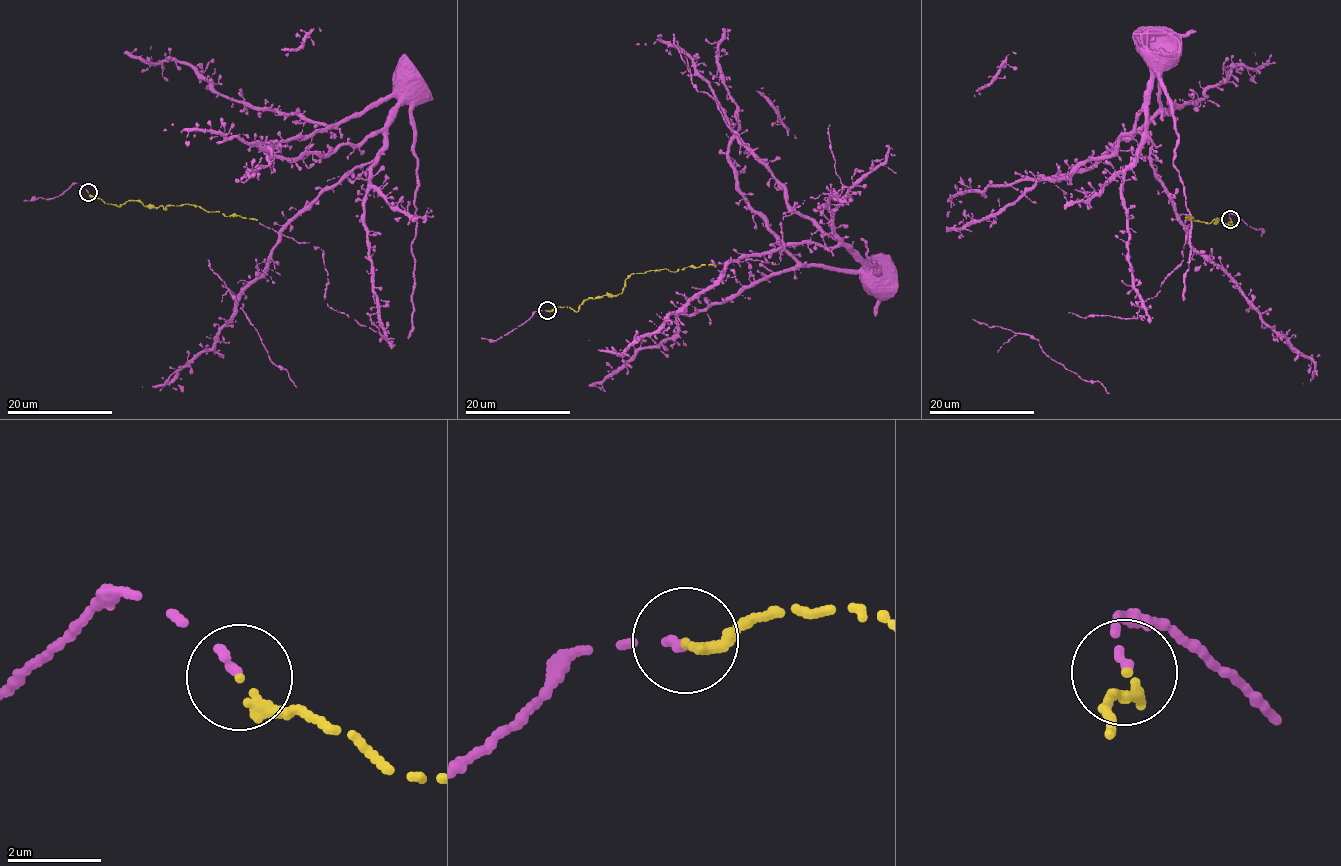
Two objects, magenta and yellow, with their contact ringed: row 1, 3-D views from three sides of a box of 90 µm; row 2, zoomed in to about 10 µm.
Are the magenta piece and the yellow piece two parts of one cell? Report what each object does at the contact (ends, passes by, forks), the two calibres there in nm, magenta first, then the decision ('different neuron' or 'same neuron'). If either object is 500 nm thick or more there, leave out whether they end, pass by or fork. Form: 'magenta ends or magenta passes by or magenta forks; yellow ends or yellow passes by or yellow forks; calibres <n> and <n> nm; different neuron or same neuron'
magenta ends; yellow ends; calibres 190 and 190 nm; same neuron

